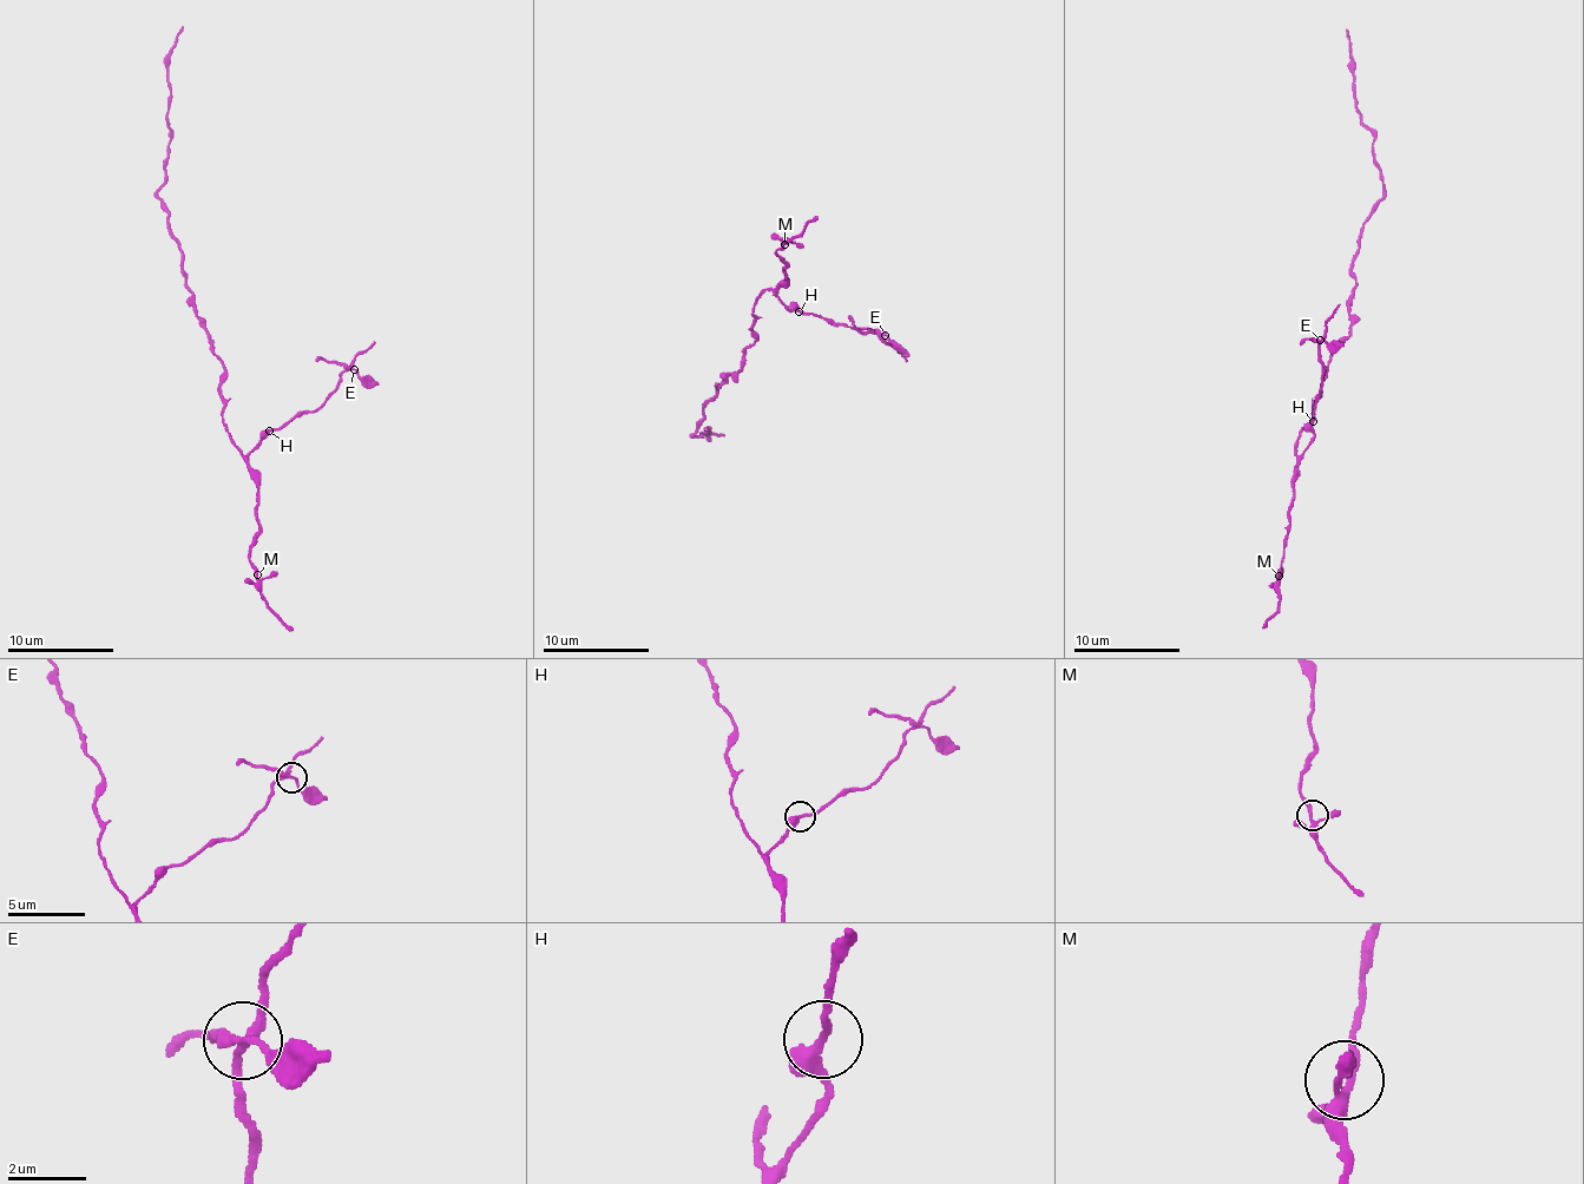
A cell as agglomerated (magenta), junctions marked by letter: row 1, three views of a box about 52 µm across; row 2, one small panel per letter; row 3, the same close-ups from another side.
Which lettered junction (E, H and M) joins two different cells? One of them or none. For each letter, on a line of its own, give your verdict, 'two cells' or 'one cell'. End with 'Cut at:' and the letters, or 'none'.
E: two cells
H: one cell
M: one cell
Cut at: E

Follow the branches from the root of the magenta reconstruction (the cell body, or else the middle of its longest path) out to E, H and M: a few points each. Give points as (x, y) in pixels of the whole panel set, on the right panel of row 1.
E: (1343, 339), (1327, 362), (1322, 396), (1295, 445), (1297, 455), (1313, 436), (1313, 413), (1322, 385), (1321, 341)
H: (1343, 339), (1327, 362), (1322, 396), (1295, 445), (1297, 455), (1313, 434), (1313, 421)
M: (1343, 339), (1331, 355), (1322, 396), (1295, 445), (1297, 462), (1292, 481), (1289, 532), (1279, 576)

